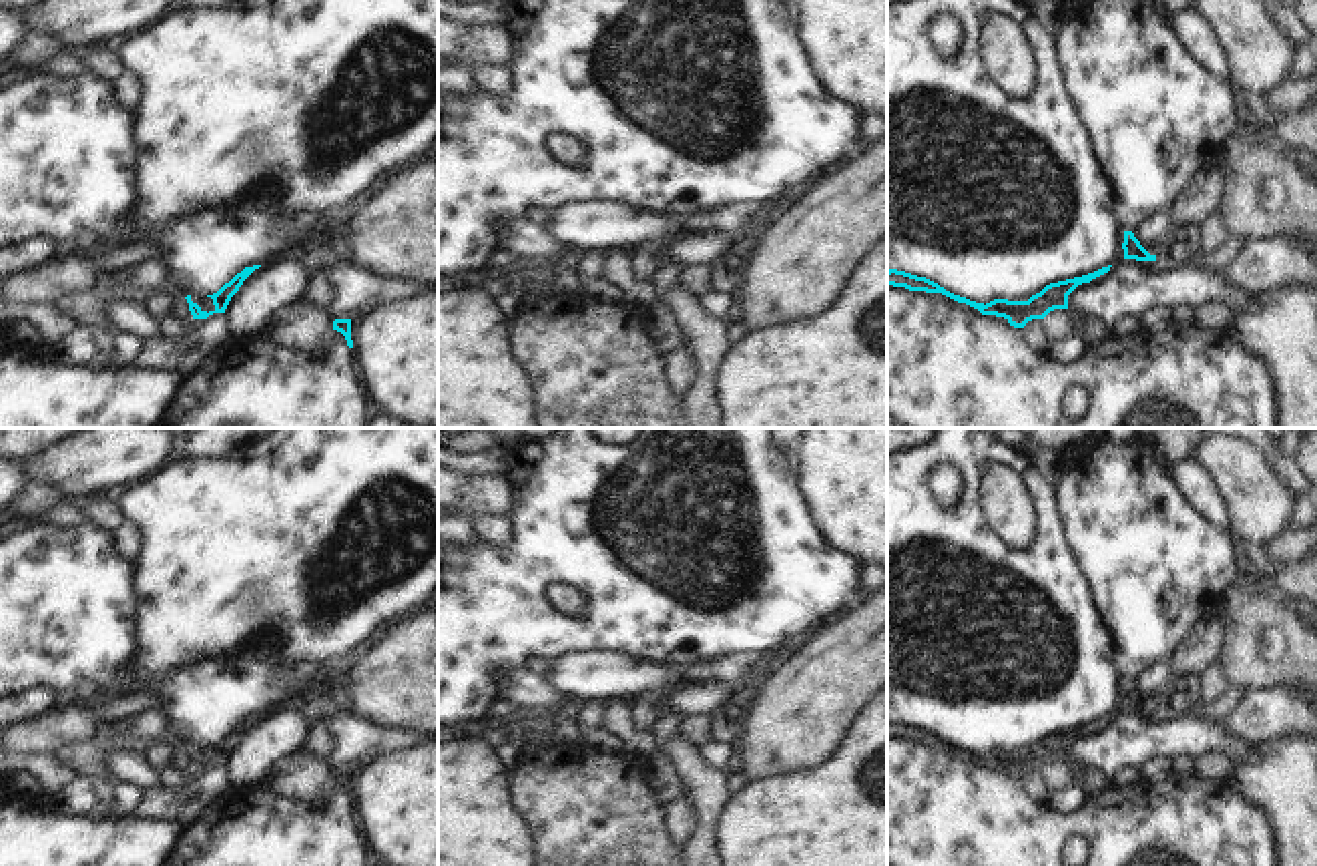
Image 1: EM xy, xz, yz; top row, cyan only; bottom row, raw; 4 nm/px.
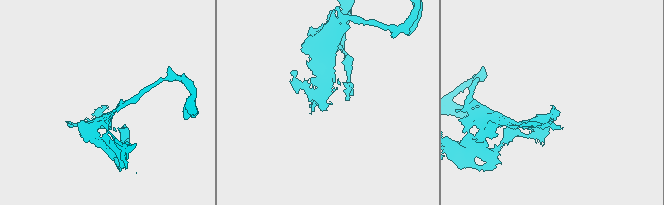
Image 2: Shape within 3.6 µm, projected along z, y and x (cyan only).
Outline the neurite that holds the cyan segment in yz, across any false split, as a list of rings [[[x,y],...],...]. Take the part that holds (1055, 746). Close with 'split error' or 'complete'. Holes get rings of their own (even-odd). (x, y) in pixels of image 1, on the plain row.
[[[1112,715],[1102,717],[1082,727],[1050,733],[1040,743],[1032,745],[1028,751],[994,749],[986,755],[954,745],[926,727],[917,727],[917,725],[897,721],[897,719],[887,721],[887,735],[905,737],[909,741],[942,743],[958,753],[966,753],[978,760],[982,766],[1004,768],[1010,776],[1024,778],[1032,770],[1044,770],[1054,760],[1068,760],[1068,745],[1078,735],[1090,733],[1092,729],[1108,723],[1110,717]]] | complete

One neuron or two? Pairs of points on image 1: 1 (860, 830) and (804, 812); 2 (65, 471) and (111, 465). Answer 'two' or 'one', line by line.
1: one
2: one

